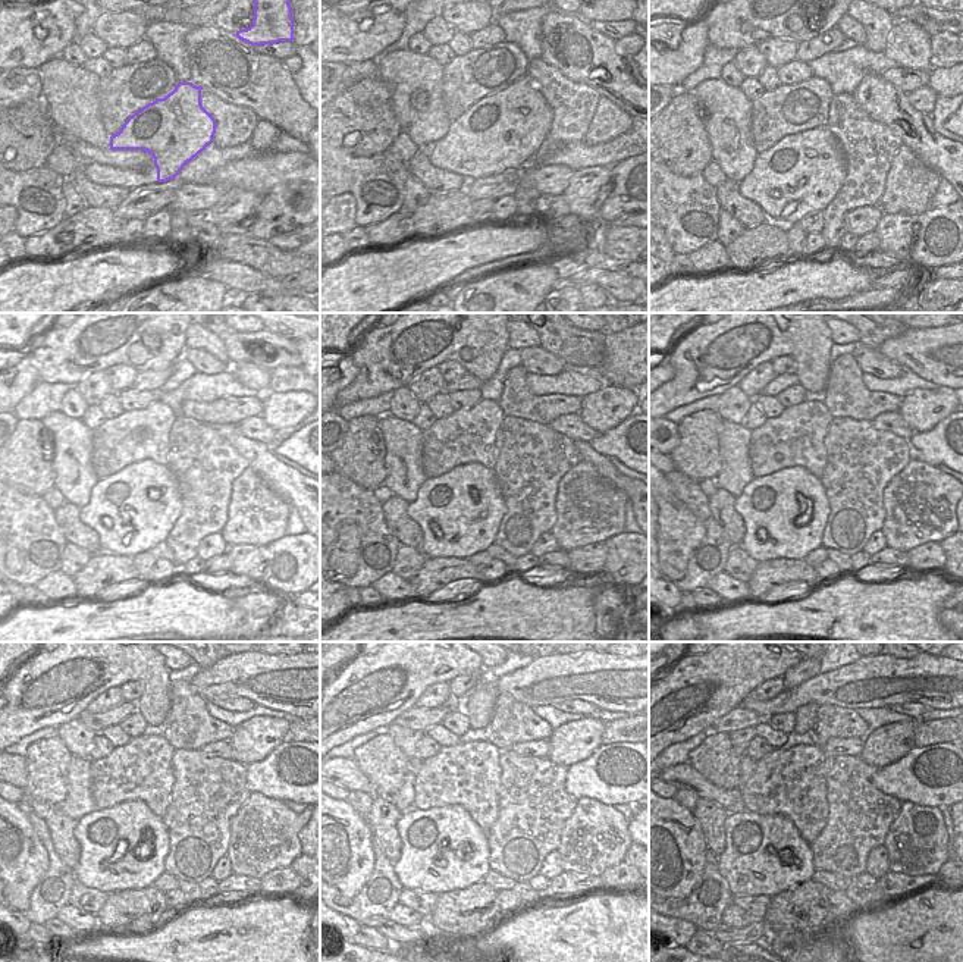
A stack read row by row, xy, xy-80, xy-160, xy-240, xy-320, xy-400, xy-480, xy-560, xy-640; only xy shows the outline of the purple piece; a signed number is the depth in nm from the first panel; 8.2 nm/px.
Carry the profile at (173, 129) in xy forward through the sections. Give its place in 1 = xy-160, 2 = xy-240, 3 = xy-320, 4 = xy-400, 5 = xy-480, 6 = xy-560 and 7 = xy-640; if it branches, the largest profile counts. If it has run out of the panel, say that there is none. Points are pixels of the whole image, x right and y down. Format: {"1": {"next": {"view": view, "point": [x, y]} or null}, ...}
{"1": {"next": {"view": "xy-160", "point": [802, 174]}}, "2": {"next": {"view": "xy-240", "point": [132, 510]}}, "3": {"next": {"view": "xy-320", "point": [460, 511]}}, "4": {"next": {"view": "xy-400", "point": [784, 513]}}, "5": {"next": {"view": "xy-480", "point": [122, 848]}}, "6": {"next": {"view": "xy-560", "point": [442, 849]}}, "7": {"next": {"view": "xy-640", "point": [765, 855]}}}

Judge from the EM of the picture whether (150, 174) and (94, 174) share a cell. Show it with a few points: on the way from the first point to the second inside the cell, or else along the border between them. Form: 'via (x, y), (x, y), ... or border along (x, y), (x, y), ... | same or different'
via (137, 176), (107, 175) | same

